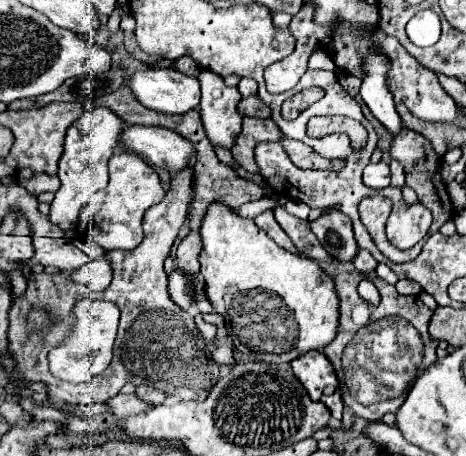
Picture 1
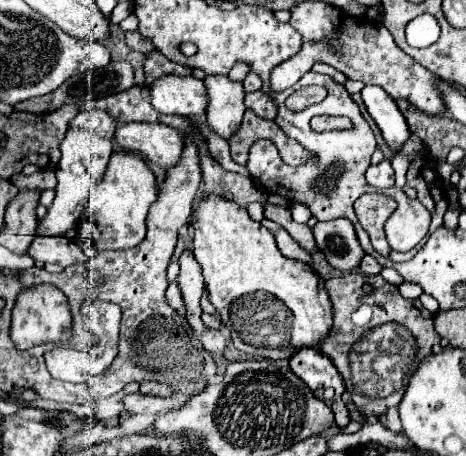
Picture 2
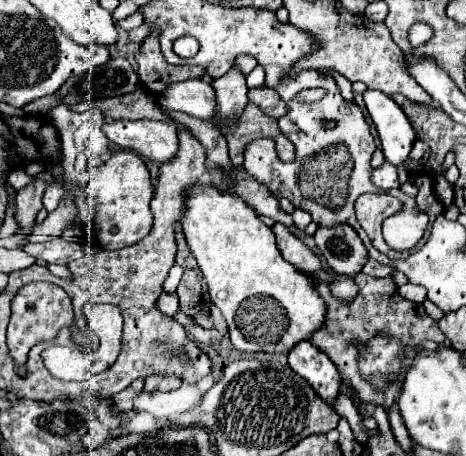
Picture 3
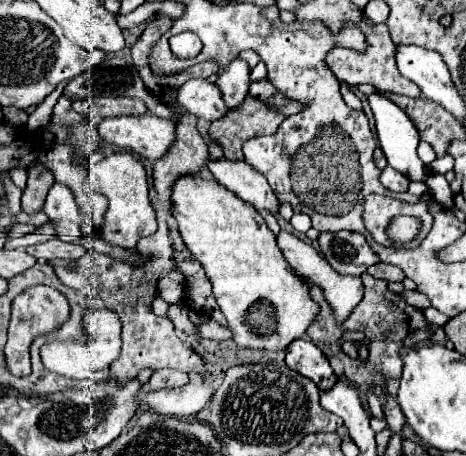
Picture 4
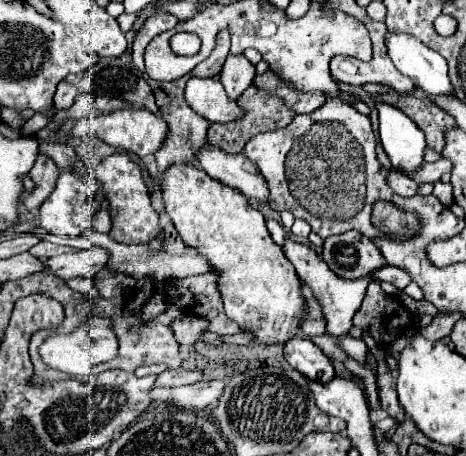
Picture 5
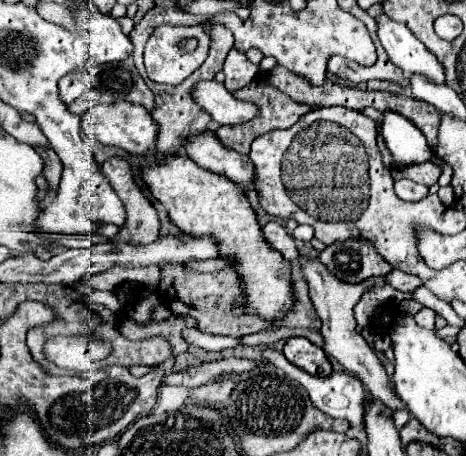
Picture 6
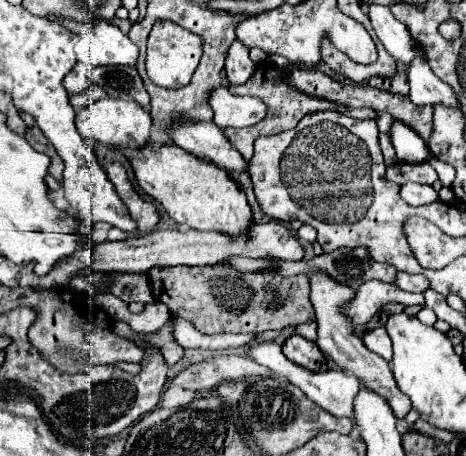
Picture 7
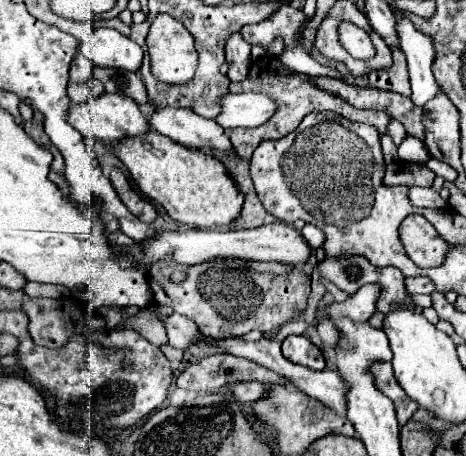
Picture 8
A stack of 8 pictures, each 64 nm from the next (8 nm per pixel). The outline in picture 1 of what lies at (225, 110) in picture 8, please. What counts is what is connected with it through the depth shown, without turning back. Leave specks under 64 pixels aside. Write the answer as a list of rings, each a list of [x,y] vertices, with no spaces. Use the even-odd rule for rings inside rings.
[[[150,68],[128,78],[134,96],[150,110],[164,114],[184,114],[200,106],[200,82],[178,70]]]

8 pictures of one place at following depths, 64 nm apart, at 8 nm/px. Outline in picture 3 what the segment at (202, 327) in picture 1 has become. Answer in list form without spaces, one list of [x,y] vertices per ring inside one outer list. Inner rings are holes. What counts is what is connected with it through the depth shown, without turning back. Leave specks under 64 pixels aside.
[[[184,268],[182,282],[178,286],[178,300],[180,300],[180,310],[186,316],[194,316],[200,310],[200,278],[198,278],[198,268]]]

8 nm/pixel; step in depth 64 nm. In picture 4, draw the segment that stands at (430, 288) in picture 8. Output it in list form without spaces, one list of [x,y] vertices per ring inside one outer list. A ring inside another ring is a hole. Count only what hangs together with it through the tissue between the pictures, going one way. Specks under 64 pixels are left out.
[[[384,262],[374,264],[372,268],[368,268],[368,274],[374,276],[374,278],[380,278],[380,280],[388,280],[388,282],[402,282],[406,278],[400,268],[384,264]]]

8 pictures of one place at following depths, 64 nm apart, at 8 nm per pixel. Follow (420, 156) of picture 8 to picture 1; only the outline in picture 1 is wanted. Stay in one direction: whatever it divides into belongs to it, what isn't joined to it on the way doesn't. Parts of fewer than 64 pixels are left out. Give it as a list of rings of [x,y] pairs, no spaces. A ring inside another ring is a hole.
[[[370,48],[368,56],[364,58],[364,80],[360,96],[364,104],[370,108],[372,116],[386,128],[386,132],[396,136],[404,126],[394,108],[392,94],[384,84],[386,72],[388,72],[388,60],[384,60],[384,56],[376,48]]]

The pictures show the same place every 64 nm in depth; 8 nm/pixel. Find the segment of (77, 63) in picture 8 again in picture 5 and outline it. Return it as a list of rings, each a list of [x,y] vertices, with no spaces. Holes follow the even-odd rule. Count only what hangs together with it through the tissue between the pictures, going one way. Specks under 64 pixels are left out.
[[[60,82],[60,84],[58,84],[58,90],[56,90],[56,94],[54,94],[54,104],[56,104],[56,108],[60,108],[60,110],[70,108],[72,102],[74,102],[74,96],[76,96],[76,86],[72,86],[72,84],[68,84],[68,82]]]

